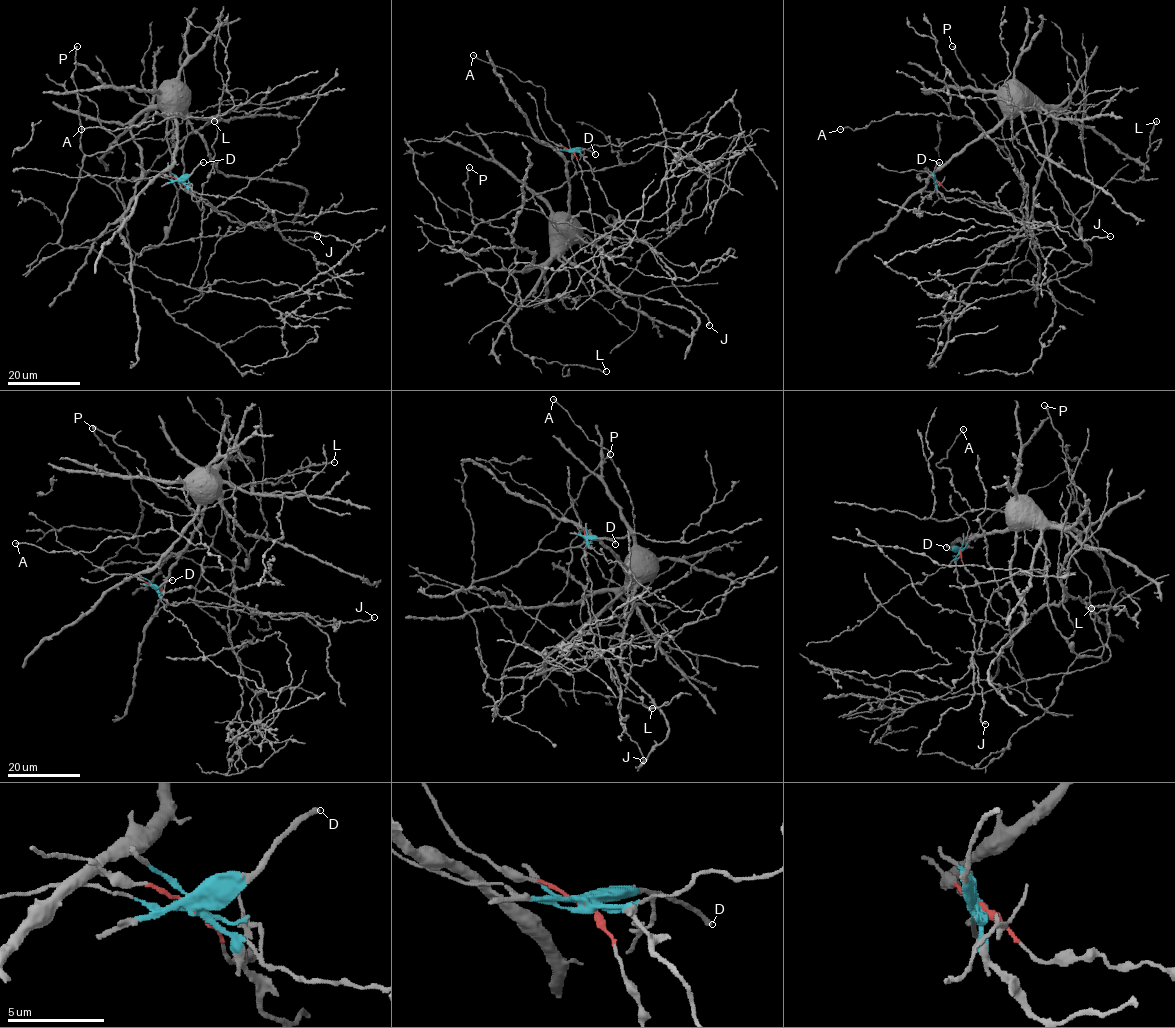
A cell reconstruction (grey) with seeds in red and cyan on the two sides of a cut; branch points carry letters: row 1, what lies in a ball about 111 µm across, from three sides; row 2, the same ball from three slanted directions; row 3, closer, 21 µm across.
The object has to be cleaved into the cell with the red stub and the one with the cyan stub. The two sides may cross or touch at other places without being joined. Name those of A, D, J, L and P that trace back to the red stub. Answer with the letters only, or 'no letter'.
A, L, P

